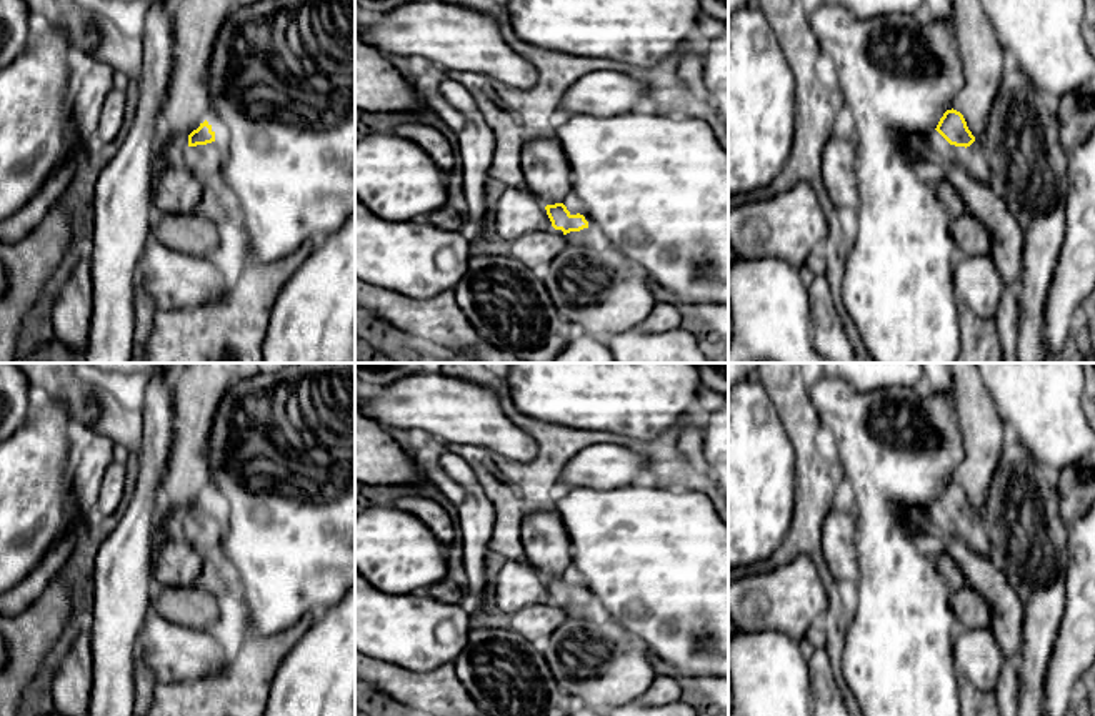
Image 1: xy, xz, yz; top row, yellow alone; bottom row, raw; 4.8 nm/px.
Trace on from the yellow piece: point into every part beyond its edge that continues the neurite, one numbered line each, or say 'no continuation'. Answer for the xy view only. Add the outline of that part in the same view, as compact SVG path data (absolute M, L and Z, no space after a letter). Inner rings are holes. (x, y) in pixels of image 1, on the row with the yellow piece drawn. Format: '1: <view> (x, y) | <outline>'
1: xy (205, 162) | M217 142L188 147L185 153L185 163L188 170L198 177L208 190L217 186L223 160L223 147Z

